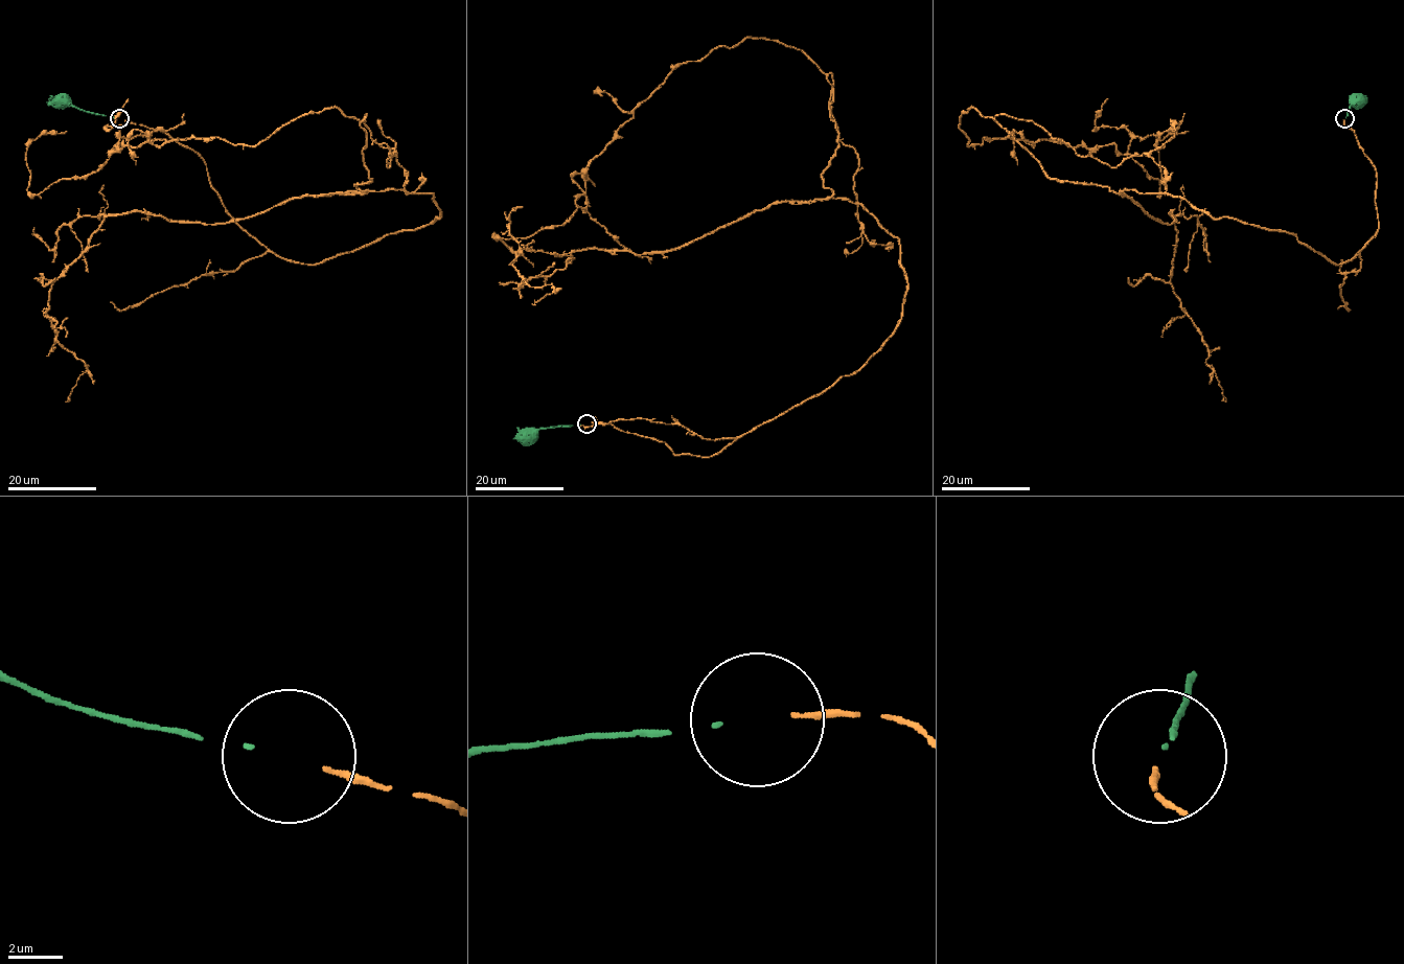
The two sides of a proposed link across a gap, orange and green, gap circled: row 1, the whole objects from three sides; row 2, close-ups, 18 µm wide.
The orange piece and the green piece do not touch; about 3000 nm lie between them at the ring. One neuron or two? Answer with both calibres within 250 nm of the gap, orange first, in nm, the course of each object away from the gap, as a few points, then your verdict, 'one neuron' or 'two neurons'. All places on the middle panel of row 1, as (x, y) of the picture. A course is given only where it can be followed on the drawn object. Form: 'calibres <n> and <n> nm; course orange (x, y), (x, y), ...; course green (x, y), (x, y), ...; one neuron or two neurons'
calibres 180 and 120 nm; course orange (592, 423), (711, 457), (822, 394), (900, 240), (825, 188), (827, 75), (744, 38), (491, 237), (533, 267); course green (580, 425), (543, 428), (528, 438); one neuron

